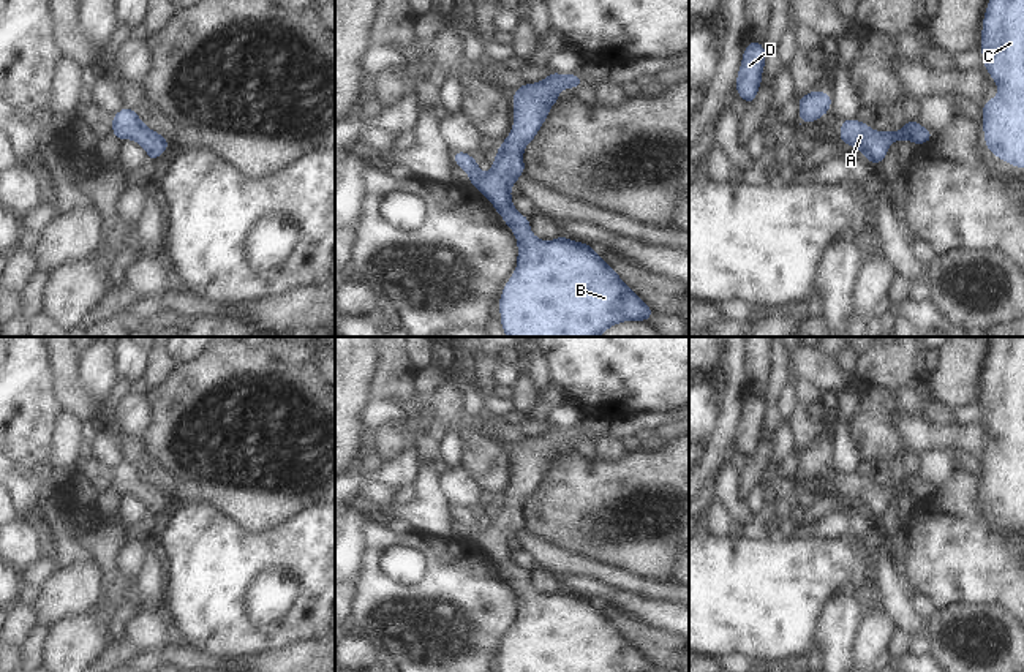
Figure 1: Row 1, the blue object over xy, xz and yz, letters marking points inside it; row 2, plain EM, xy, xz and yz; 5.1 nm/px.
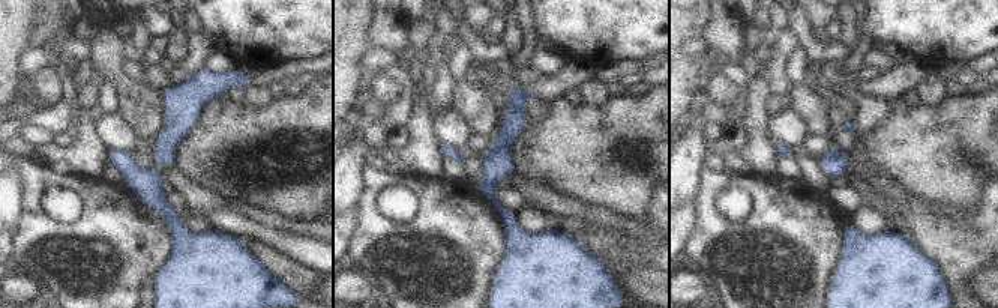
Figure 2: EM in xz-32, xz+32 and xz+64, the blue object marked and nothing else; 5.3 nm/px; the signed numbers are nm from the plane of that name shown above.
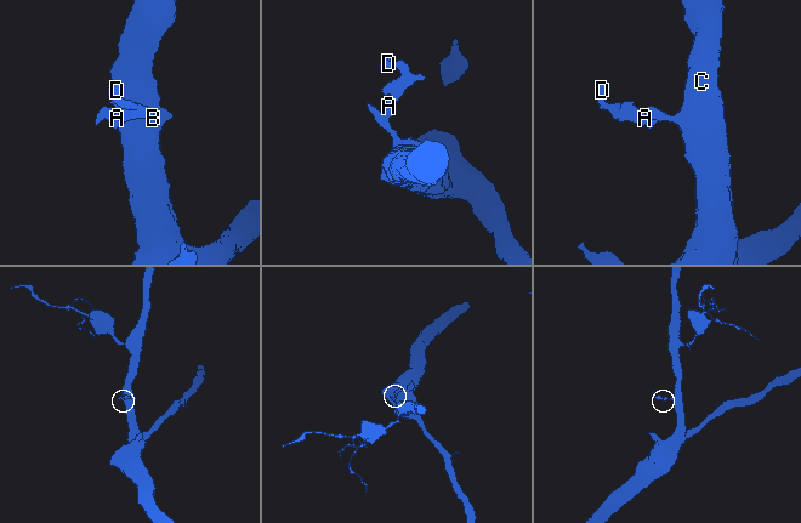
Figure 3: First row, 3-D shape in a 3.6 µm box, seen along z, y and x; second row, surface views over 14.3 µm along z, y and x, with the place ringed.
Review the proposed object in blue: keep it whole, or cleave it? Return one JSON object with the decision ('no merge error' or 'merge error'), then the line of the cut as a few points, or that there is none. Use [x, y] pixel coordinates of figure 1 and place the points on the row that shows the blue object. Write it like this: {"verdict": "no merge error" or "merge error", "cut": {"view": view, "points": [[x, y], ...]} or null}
{"verdict": "no merge error", "cut": null}

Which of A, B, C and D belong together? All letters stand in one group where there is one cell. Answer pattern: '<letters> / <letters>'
A B C D

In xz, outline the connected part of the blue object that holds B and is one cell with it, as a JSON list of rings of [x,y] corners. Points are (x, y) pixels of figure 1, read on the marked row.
[[[550,74],[542,82],[521,84],[512,96],[514,126],[509,136],[499,144],[498,153],[488,174],[482,174],[479,163],[461,150],[454,150],[454,161],[457,168],[469,176],[469,185],[476,187],[503,217],[504,223],[517,237],[518,256],[517,269],[504,285],[499,297],[501,327],[507,337],[599,337],[608,327],[623,321],[648,321],[653,318],[653,308],[646,305],[637,293],[627,286],[621,277],[596,253],[594,247],[583,242],[575,242],[559,236],[550,242],[537,239],[529,228],[529,217],[517,212],[512,204],[510,187],[526,171],[523,163],[525,147],[536,138],[542,123],[548,117],[550,108],[559,100],[561,89],[577,89],[583,79],[578,74]]]

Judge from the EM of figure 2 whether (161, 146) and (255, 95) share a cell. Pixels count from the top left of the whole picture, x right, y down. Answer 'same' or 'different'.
different

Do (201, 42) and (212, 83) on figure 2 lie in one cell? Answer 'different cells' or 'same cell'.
same cell

